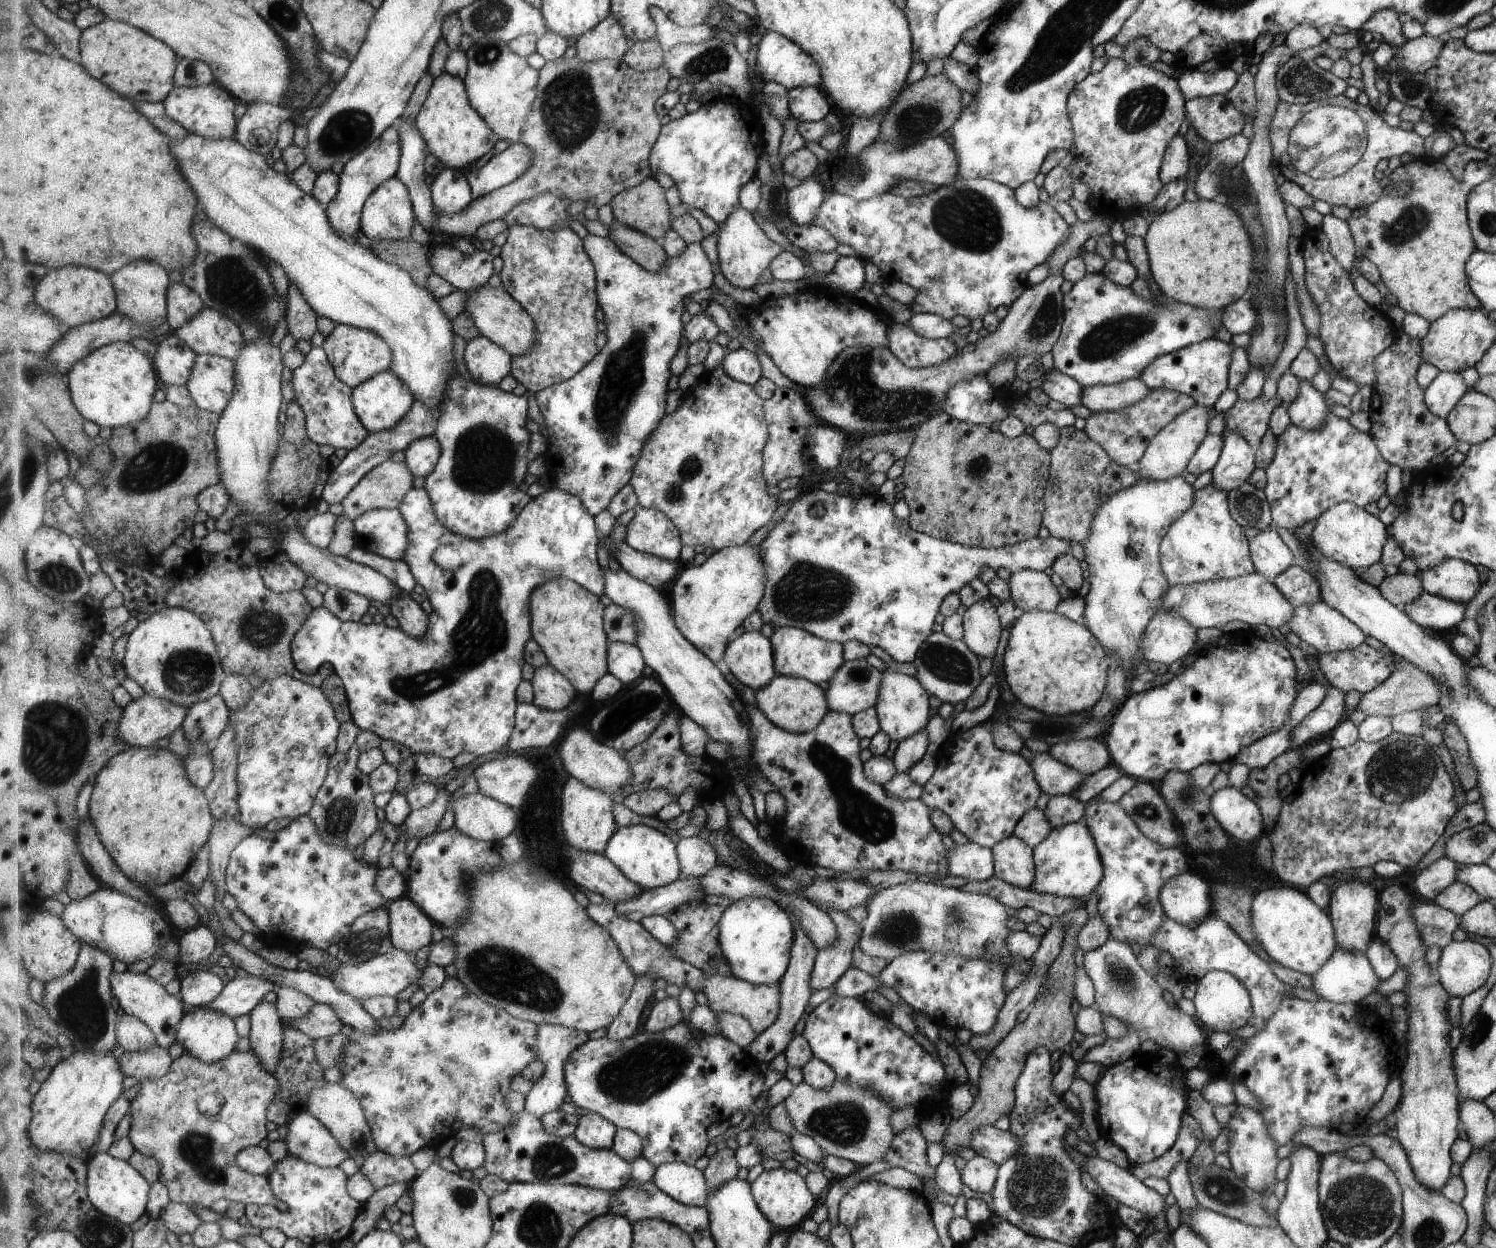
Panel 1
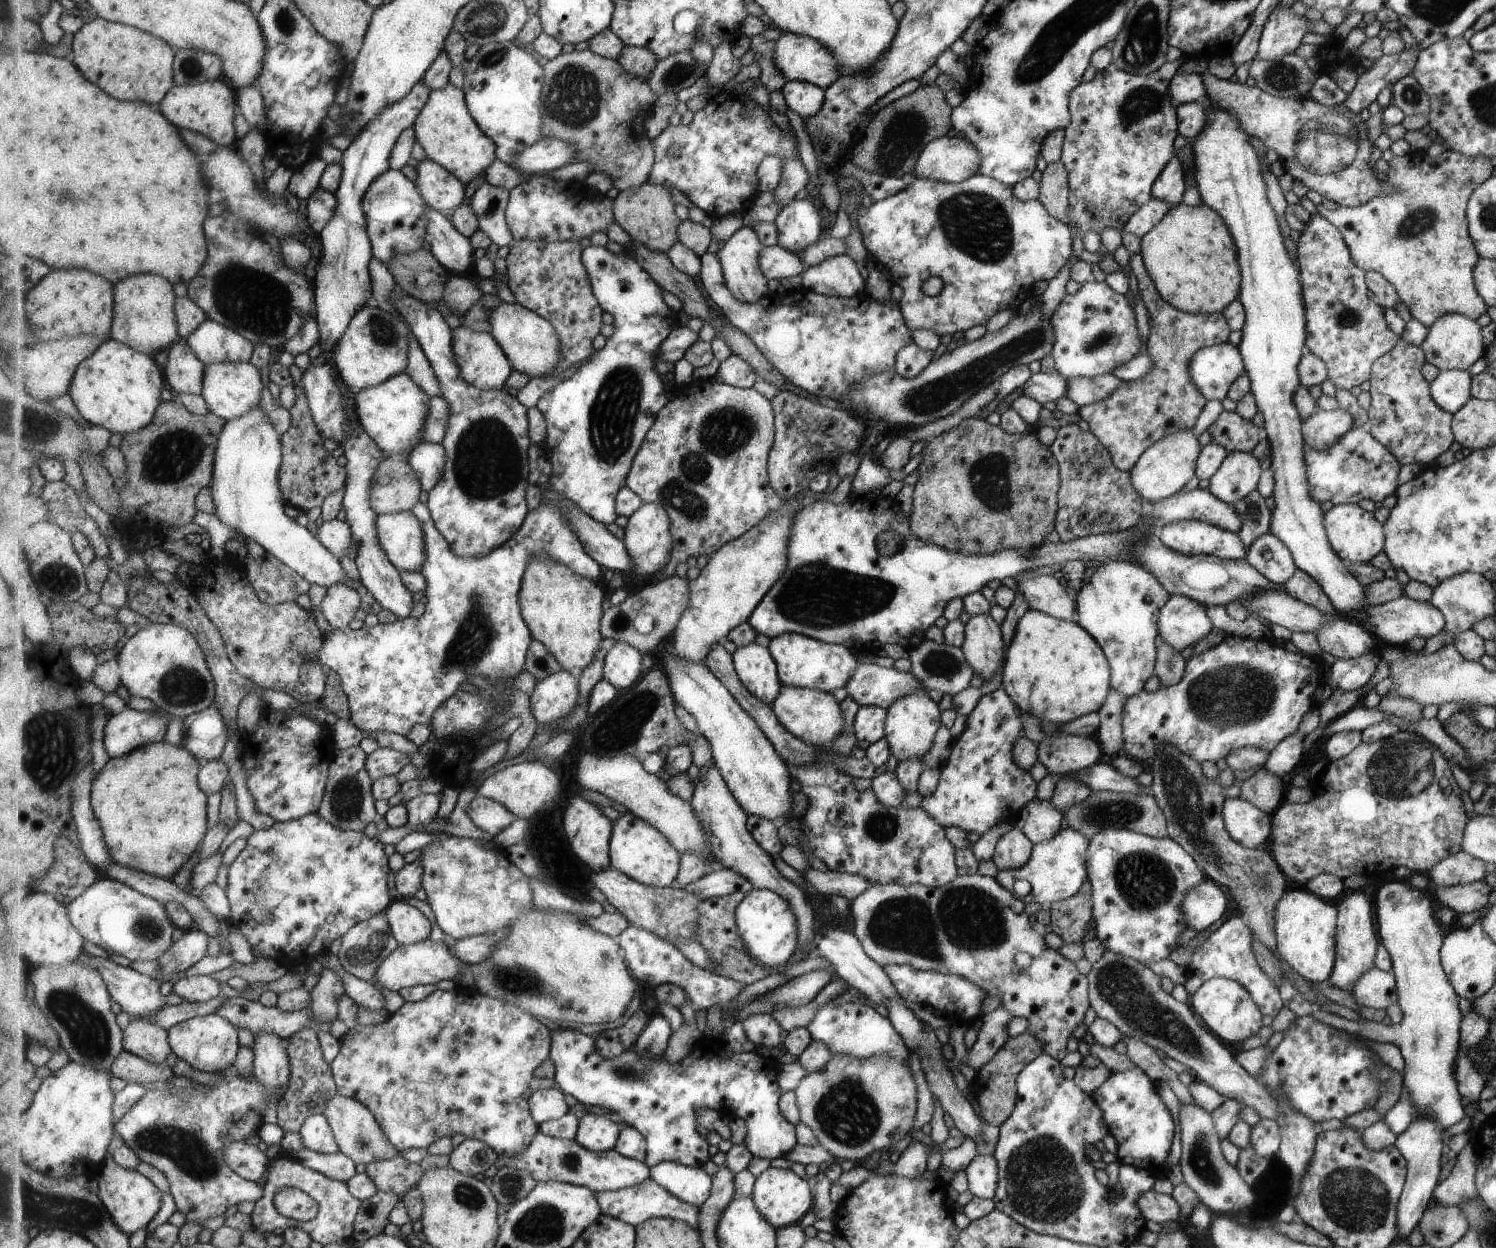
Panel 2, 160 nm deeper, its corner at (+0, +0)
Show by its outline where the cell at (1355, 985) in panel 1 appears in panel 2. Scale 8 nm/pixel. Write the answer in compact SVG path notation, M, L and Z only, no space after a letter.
M1369 968L1355 980L1349 994L1359 1006L1386 1009L1397 1001L1395 976L1391 971Z

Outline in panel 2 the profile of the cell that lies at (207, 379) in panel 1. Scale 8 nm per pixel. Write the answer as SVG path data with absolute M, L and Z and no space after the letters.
M215 362L205 365L205 377L202 396L209 406L209 411L223 418L226 422L243 416L251 408L255 408L261 400L263 380L261 372L252 363Z

